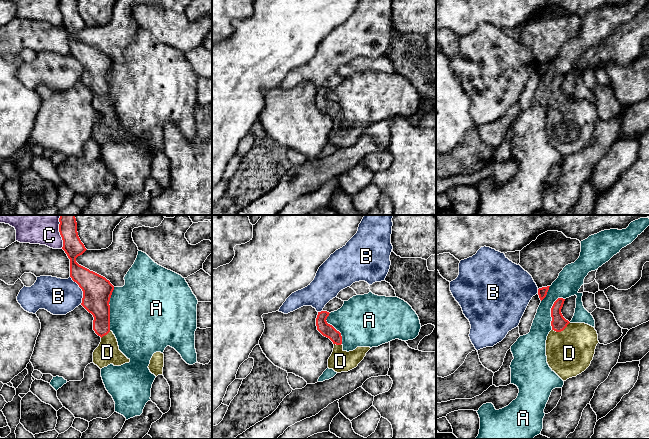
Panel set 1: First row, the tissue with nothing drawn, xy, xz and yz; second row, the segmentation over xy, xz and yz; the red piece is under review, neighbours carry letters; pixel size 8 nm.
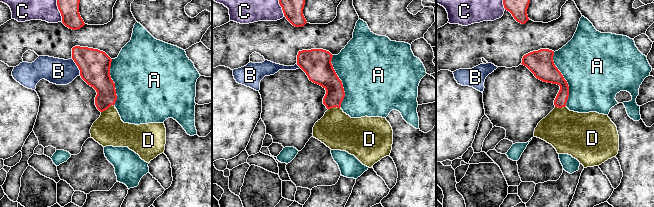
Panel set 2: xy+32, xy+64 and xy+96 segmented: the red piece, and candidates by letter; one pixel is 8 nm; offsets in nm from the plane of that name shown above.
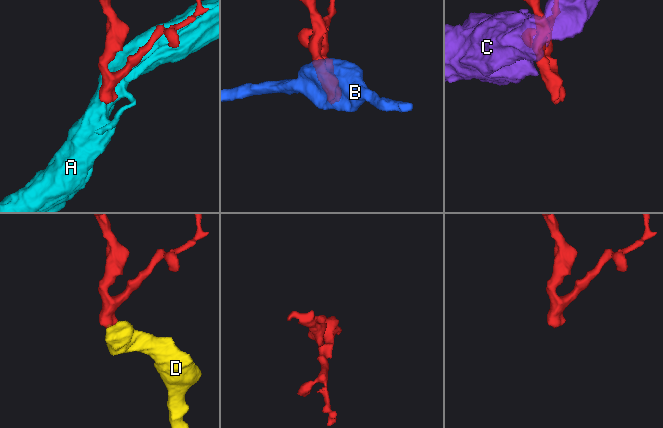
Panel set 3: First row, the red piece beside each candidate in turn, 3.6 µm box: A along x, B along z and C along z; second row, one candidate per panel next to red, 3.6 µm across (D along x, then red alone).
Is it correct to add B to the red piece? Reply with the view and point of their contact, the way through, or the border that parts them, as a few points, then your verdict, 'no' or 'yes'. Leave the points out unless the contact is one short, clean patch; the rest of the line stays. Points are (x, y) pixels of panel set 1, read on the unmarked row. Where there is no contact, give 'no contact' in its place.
contact xy (82, 66); no

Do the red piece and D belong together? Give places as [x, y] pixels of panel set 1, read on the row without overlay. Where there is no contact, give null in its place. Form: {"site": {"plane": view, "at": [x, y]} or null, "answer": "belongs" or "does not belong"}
{"site": {"plane": "yz", "at": [561, 106]}, "answer": "belongs"}

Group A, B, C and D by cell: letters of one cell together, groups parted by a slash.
A / B / C / D

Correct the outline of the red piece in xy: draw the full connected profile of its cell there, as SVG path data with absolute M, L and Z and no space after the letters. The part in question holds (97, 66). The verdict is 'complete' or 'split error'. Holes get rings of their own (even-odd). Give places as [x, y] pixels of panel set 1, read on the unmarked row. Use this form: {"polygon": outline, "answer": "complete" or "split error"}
{"polygon": "M59 0L63 16L62 25L70 35L70 53L83 67L81 81L93 91L93 106L101 113L99 122L93 128L93 139L100 145L110 140L121 142L129 139L120 126L117 115L110 106L110 74L114 62L105 53L79 41L76 34L87 25L81 18L77 0Z", "answer": "split error"}

